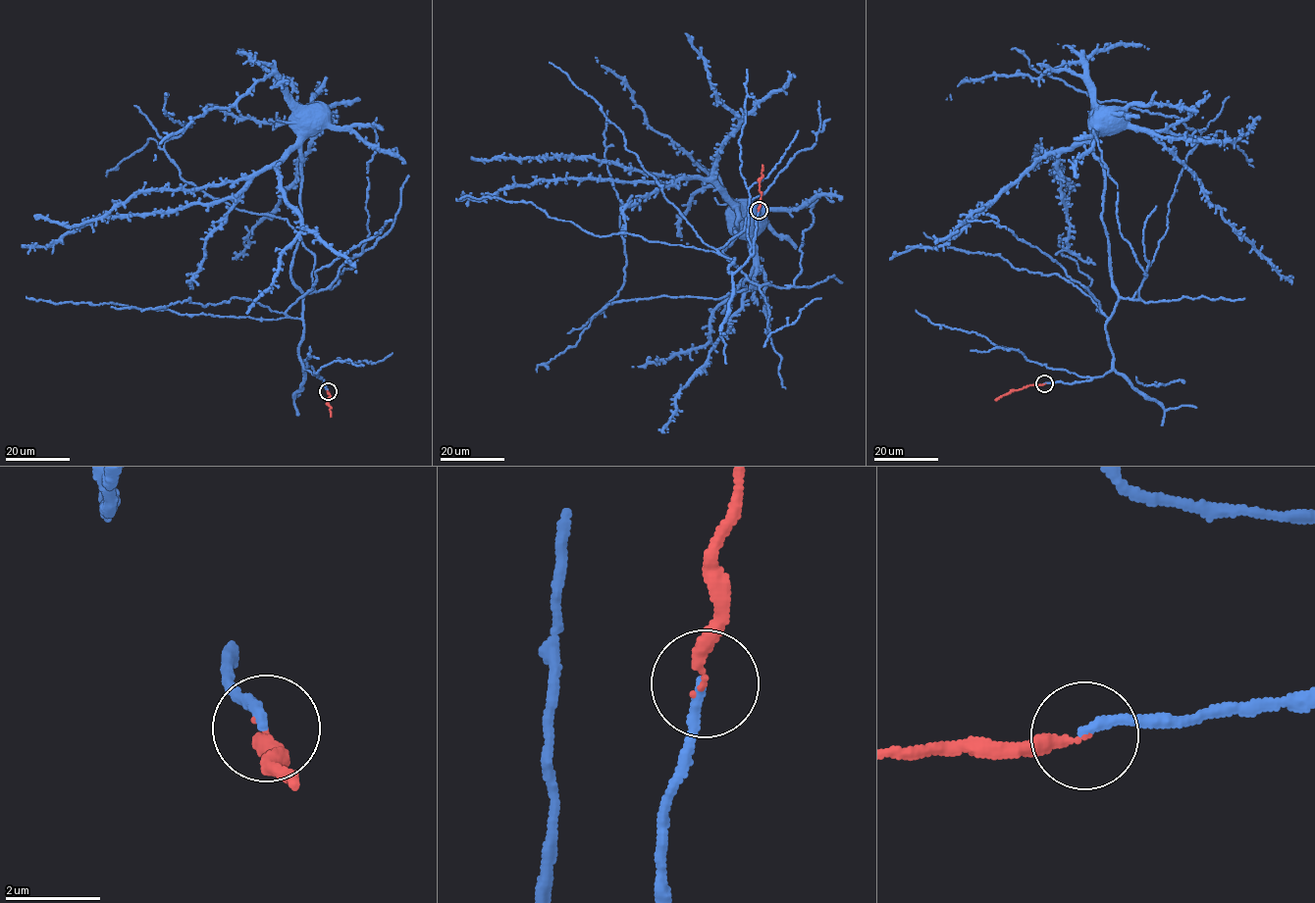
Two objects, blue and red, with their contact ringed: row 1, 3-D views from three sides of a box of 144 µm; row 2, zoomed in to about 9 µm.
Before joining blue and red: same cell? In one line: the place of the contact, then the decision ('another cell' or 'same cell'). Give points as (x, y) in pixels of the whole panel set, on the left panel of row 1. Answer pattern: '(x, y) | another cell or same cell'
(328, 391) | same cell

